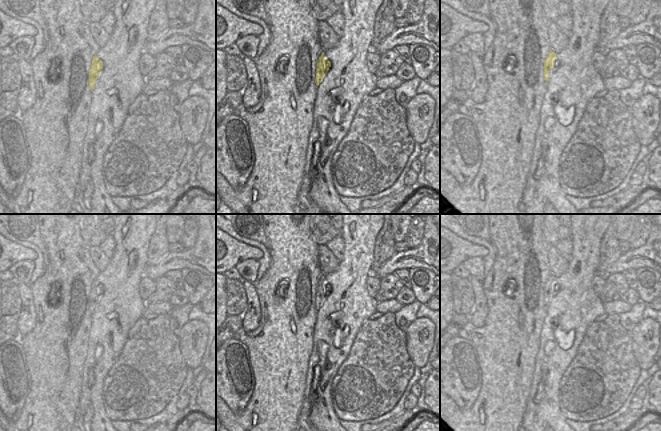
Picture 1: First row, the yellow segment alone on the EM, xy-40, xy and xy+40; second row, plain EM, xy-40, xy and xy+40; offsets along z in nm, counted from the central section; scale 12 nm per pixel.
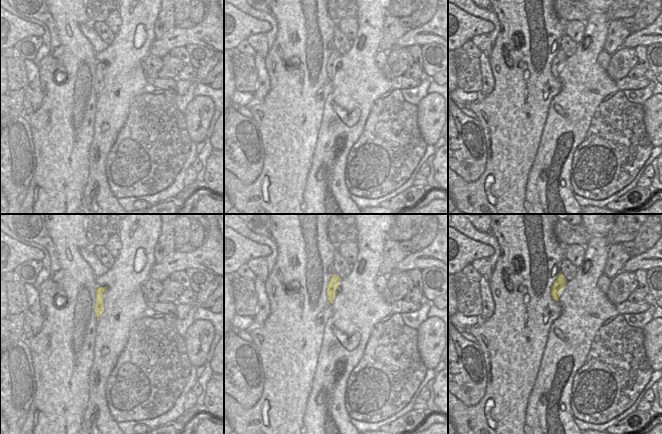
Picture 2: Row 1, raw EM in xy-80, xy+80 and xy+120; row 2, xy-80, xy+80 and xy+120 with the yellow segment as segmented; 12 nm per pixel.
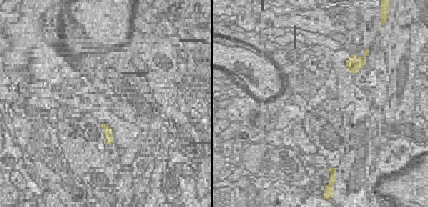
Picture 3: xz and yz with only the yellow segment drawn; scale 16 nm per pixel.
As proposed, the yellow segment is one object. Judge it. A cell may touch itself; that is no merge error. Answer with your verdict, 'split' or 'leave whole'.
leave whole

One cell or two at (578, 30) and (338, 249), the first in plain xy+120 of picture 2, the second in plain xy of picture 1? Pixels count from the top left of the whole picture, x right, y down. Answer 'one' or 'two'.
one

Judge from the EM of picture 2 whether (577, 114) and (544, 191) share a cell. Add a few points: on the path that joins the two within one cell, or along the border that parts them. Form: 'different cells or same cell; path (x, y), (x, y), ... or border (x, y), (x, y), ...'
same cell; path (561, 133), (555, 140), (551, 158), (539, 172)

